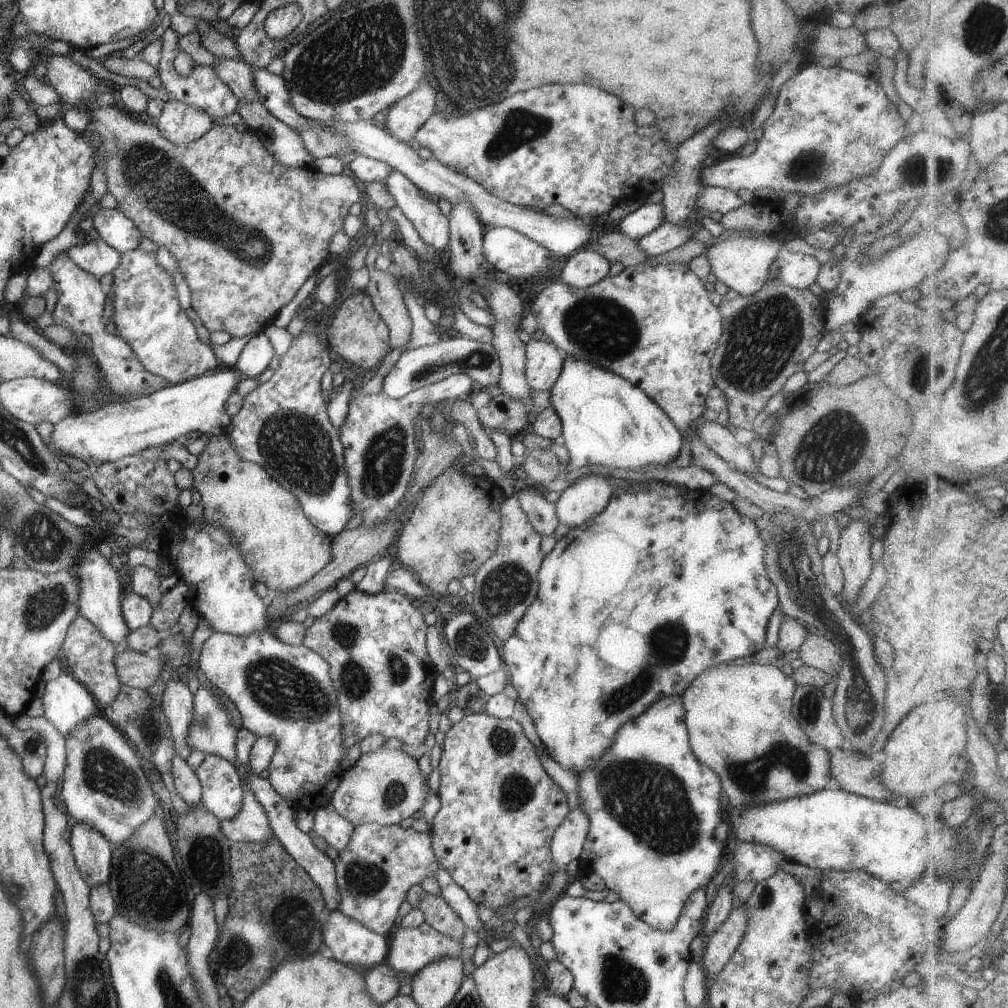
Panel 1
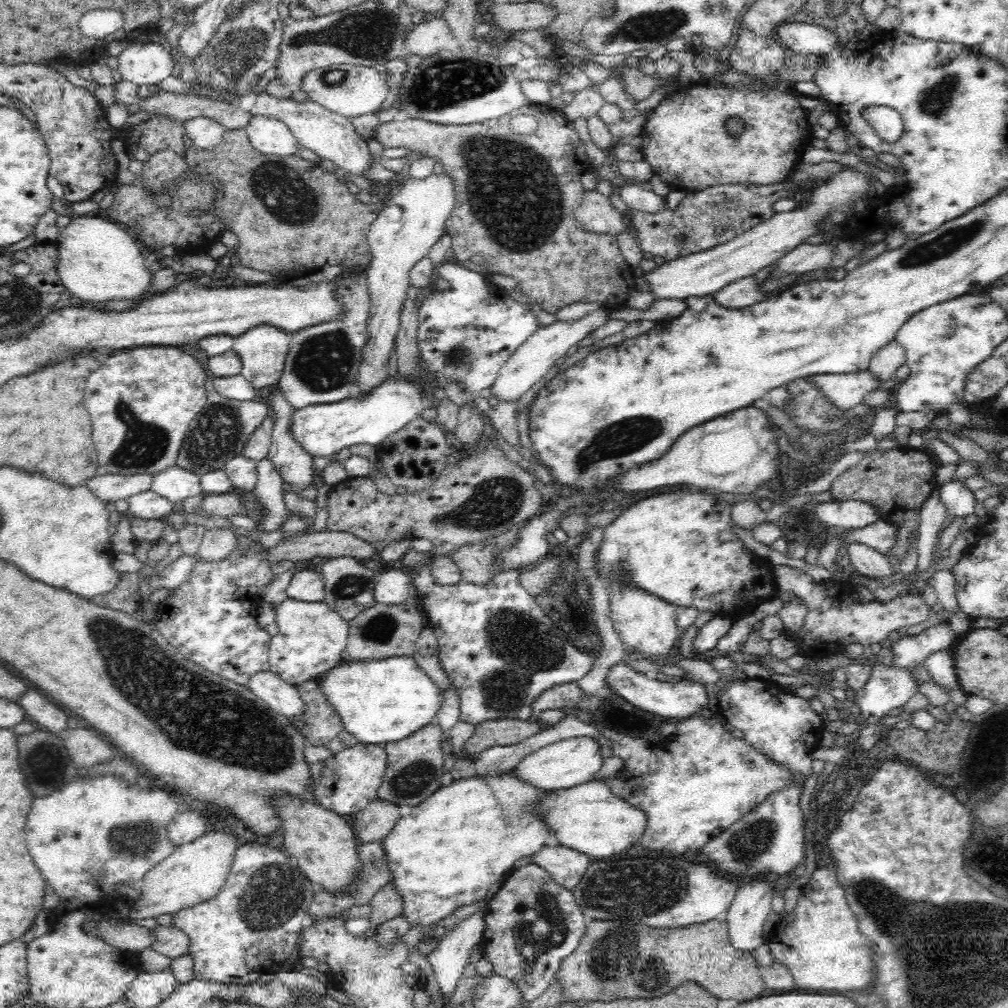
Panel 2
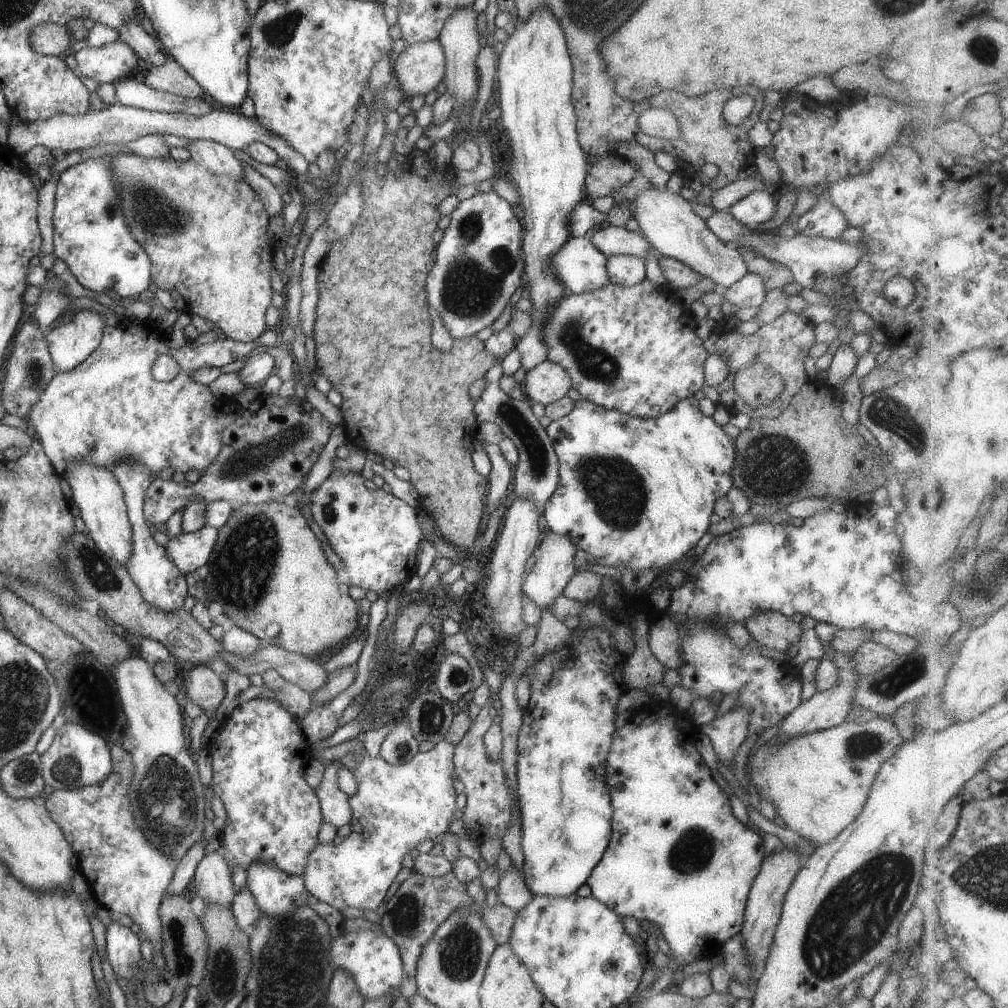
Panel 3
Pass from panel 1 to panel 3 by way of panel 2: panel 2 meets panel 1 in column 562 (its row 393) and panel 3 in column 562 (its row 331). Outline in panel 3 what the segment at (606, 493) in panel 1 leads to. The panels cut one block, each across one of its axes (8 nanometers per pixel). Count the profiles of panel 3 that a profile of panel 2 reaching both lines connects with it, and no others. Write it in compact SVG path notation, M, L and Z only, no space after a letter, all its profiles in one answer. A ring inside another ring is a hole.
M546 532L545 538L539 542L534 550L536 562L522 583L522 592L526 599L531 600L540 612L552 608L553 603L561 595L571 576L574 576L577 569L573 557L575 550L577 548L572 544L572 541L568 540L568 537L556 536L551 532Z

